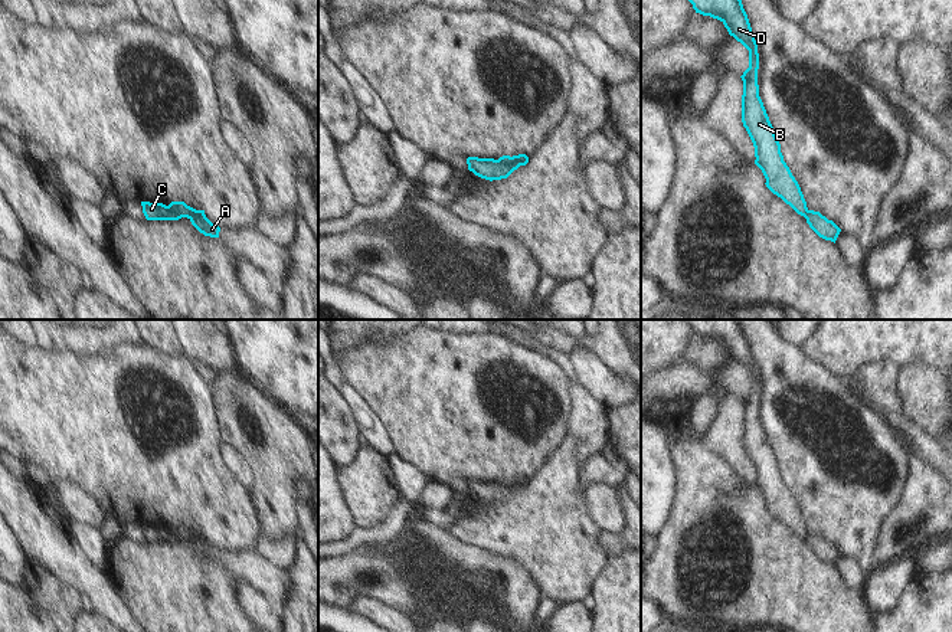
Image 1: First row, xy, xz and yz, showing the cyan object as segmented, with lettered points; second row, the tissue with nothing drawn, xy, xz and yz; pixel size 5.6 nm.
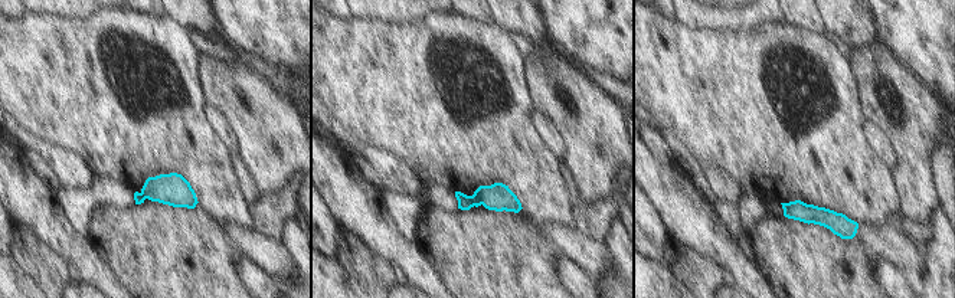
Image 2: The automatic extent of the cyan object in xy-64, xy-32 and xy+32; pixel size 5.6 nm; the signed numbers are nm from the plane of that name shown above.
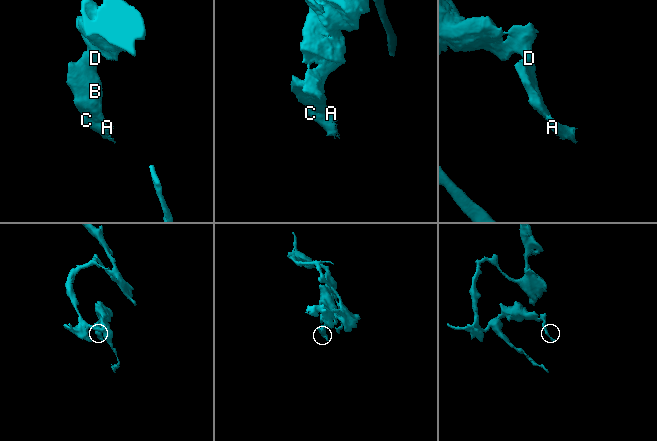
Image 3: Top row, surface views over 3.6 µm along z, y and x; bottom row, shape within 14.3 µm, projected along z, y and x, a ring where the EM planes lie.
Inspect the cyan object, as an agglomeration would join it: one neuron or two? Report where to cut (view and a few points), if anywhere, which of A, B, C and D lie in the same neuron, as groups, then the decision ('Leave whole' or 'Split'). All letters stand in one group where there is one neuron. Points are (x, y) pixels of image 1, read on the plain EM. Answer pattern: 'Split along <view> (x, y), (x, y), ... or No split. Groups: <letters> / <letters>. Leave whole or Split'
Split along xz (499, 481), (503, 484), (527, 484). Groups: A C / B D. Split

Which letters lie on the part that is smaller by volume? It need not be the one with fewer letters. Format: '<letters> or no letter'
A, C

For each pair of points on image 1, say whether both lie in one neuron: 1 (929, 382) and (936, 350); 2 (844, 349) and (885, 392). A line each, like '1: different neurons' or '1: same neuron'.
1: different neurons
2: different neurons

